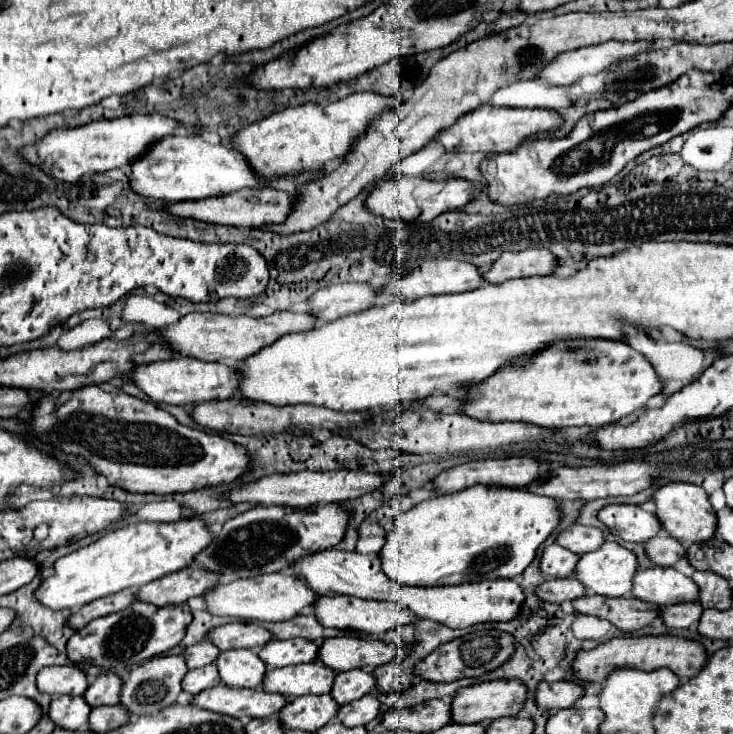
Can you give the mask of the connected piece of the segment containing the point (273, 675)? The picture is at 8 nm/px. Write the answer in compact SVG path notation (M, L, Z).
M321 662L285 666L267 670L261 688L265 692L283 694L289 698L297 698L303 694L329 694L335 674L337 672L323 666Z

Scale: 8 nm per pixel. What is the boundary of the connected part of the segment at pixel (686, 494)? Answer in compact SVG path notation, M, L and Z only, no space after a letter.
M667 482L657 488L651 496L655 502L655 516L661 522L661 528L679 542L703 542L711 540L715 532L715 512L709 504L709 498L701 486L689 482Z

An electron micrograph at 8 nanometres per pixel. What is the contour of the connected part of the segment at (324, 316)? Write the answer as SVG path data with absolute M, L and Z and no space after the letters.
M347 282L317 290L309 302L313 304L311 314L321 322L331 322L341 316L349 316L367 310L379 302L379 288L367 282Z

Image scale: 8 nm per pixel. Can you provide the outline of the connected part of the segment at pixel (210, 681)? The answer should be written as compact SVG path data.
M207 664L203 668L197 668L197 670L189 670L183 678L183 690L189 692L189 694L199 694L203 692L205 688L211 688L211 686L217 686L221 682L219 678L219 672L217 672L217 666L215 664Z

